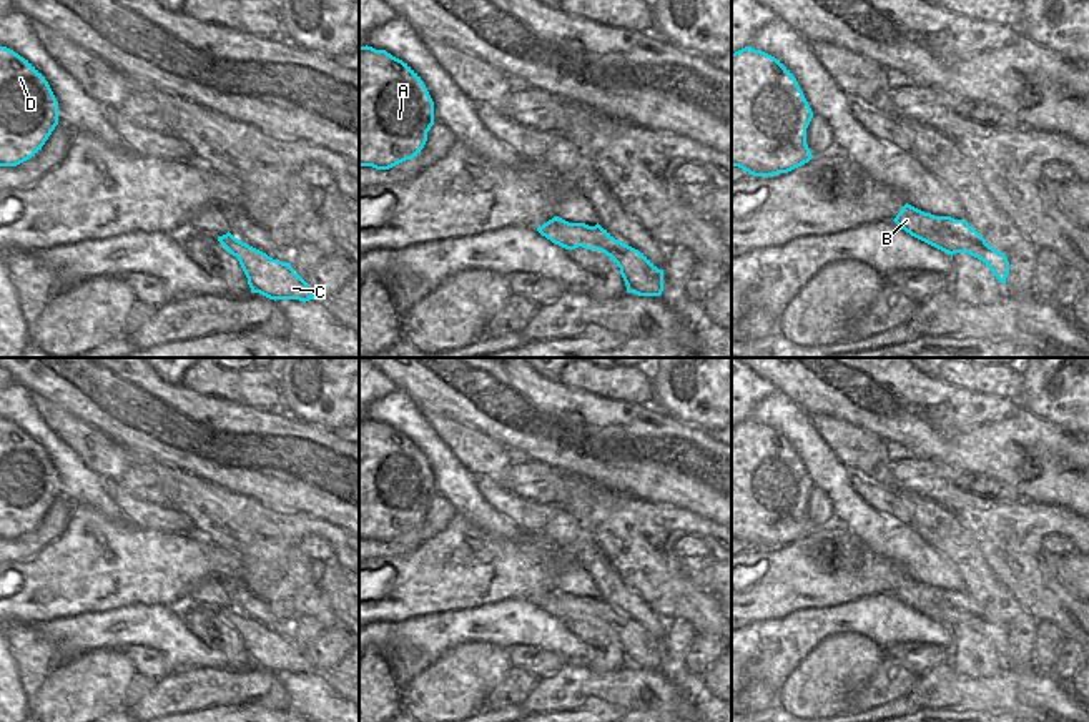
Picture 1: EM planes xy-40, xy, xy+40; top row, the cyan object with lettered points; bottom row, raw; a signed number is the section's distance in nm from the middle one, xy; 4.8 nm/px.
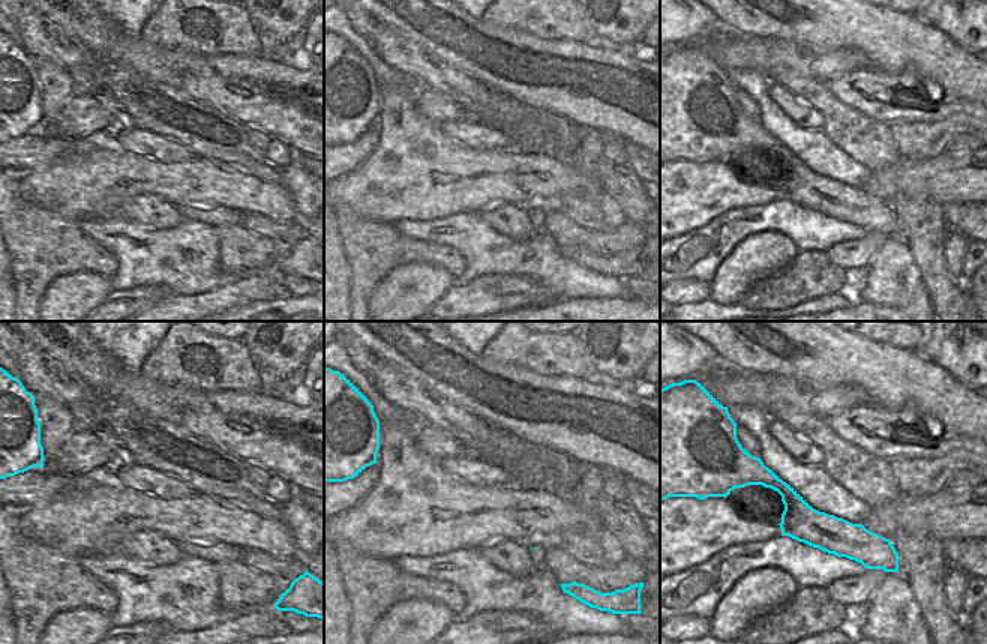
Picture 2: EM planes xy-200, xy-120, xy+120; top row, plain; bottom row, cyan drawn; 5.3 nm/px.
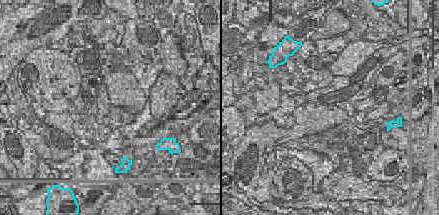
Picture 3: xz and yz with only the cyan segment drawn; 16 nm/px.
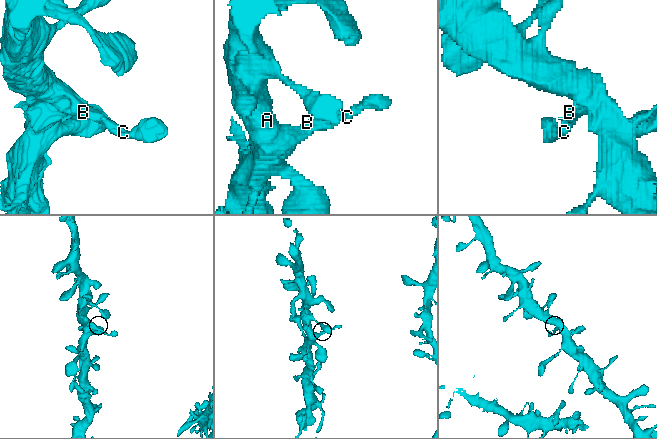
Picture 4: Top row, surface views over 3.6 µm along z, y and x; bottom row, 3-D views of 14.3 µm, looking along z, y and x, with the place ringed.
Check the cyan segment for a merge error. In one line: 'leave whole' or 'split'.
leave whole

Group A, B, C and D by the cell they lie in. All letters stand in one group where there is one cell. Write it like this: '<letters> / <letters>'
A B C D

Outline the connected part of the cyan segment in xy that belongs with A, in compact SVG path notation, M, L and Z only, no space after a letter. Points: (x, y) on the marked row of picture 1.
M359 47L359 166L389 170L421 153L434 125L434 101L421 77L386 50Z

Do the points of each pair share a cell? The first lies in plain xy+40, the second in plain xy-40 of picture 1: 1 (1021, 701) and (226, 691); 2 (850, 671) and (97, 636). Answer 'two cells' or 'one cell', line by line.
1: one cell
2: two cells

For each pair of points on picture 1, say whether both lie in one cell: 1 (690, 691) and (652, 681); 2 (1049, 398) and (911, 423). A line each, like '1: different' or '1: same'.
1: different
2: different

